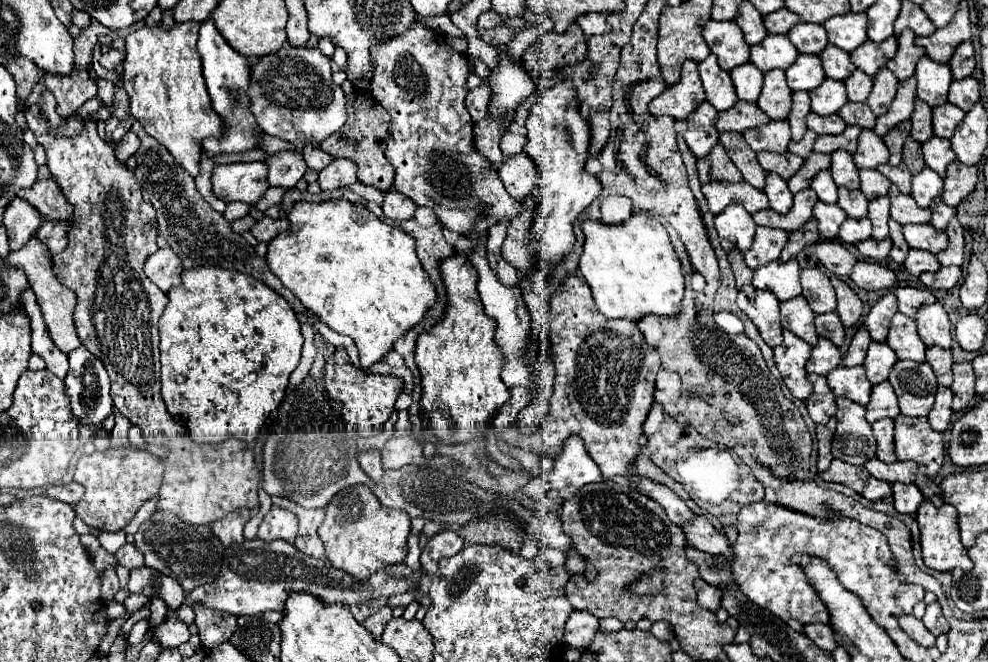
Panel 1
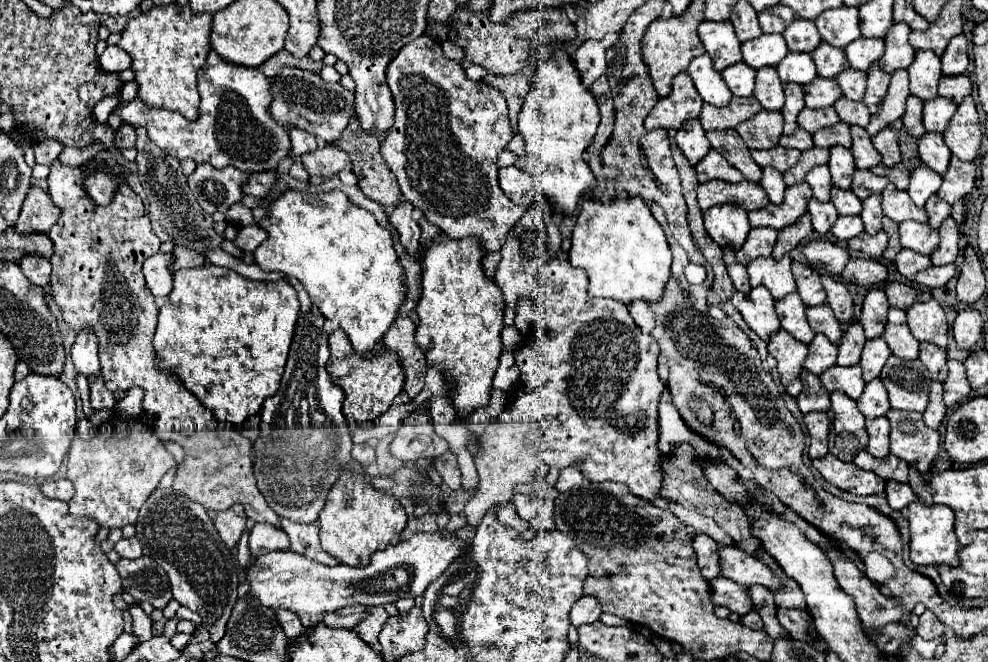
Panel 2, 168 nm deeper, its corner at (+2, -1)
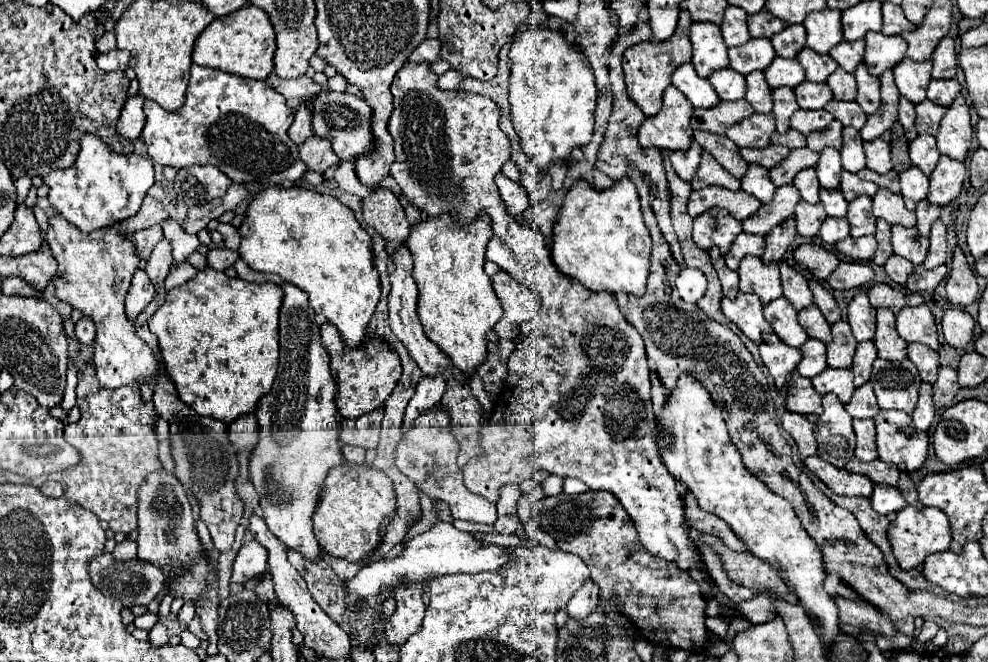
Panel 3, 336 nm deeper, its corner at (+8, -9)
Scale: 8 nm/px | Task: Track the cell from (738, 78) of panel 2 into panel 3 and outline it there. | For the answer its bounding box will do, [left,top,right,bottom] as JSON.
[708,68,746,100]

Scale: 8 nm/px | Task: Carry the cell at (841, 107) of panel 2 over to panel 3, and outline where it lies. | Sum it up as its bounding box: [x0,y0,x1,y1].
[826,100,866,130]

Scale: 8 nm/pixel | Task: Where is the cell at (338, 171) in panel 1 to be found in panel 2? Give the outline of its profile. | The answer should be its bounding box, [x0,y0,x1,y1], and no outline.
[302,144,352,178]

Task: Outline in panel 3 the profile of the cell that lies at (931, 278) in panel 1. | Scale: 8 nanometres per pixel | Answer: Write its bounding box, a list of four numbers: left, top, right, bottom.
[906,266,946,292]

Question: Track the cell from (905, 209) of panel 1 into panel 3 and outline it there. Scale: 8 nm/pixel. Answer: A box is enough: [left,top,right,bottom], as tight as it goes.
[872,188,916,226]

